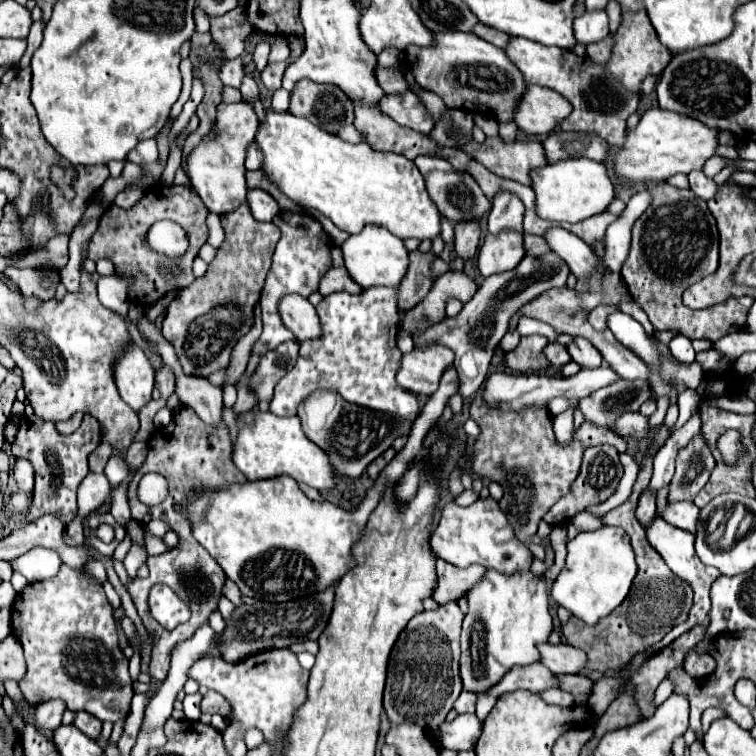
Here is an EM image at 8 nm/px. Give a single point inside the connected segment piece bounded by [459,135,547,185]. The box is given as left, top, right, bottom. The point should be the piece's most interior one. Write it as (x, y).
(513, 160)

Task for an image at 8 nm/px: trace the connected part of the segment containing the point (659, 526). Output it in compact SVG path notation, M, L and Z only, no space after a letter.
M655 517L655 519L645 527L645 533L647 533L649 545L663 557L663 561L667 563L667 567L669 567L675 575L679 575L683 581L687 581L687 583L693 587L693 593L695 593L689 619L687 619L683 625L675 627L671 633L667 633L659 643L655 643L655 645L651 645L649 649L643 651L643 653L649 653L649 651L651 651L651 653L657 653L657 651L661 651L663 647L667 647L671 641L675 641L681 633L689 631L695 623L705 623L705 625L709 625L709 609L711 609L709 587L711 587L711 583L719 577L719 571L717 571L715 567L705 567L705 565L699 561L699 557L695 555L695 549L693 549L693 541L695 541L695 535L693 535L693 533L687 533L687 531L683 531L683 529L675 529L675 527L671 527L669 523L665 523L665 521L659 519L659 517Z

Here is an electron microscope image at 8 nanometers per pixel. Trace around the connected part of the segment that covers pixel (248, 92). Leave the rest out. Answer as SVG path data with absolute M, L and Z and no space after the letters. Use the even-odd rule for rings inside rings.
M246 74L242 80L239 88L244 100L249 100L254 97L258 97L260 90L255 80L248 74Z

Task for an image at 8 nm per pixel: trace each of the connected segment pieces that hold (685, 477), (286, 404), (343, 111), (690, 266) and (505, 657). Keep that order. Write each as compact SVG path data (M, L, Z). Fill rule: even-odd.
M697 433L677 455L677 469L671 479L669 501L693 501L693 497L709 481L713 467L715 459L711 455L711 449L703 433Z
M367 287L359 295L331 293L317 305L321 319L321 337L303 341L295 367L277 383L271 401L275 415L297 415L297 407L317 389L337 391L349 403L383 411L405 421L419 415L417 397L399 387L395 379L401 363L401 351L395 343L399 307L399 287Z
M301 79L291 93L289 111L337 135L337 131L349 119L347 111L353 111L353 107L337 85L321 85L309 79Z
M669 183L651 189L651 207L633 223L631 253L623 265L621 277L633 299L647 301L645 313L657 331L677 331L689 339L718 341L727 333L745 329L753 297L730 297L727 303L693 311L683 305L683 291L701 279L703 261L713 261L719 253L719 235L707 203L691 189L677 189Z
M487 569L485 575L467 591L469 611L463 619L461 633L461 679L463 689L479 693L493 687L513 665L539 661L537 643L547 641L553 631L549 613L547 583L531 569L513 575ZM487 647L487 653L485 653Z

